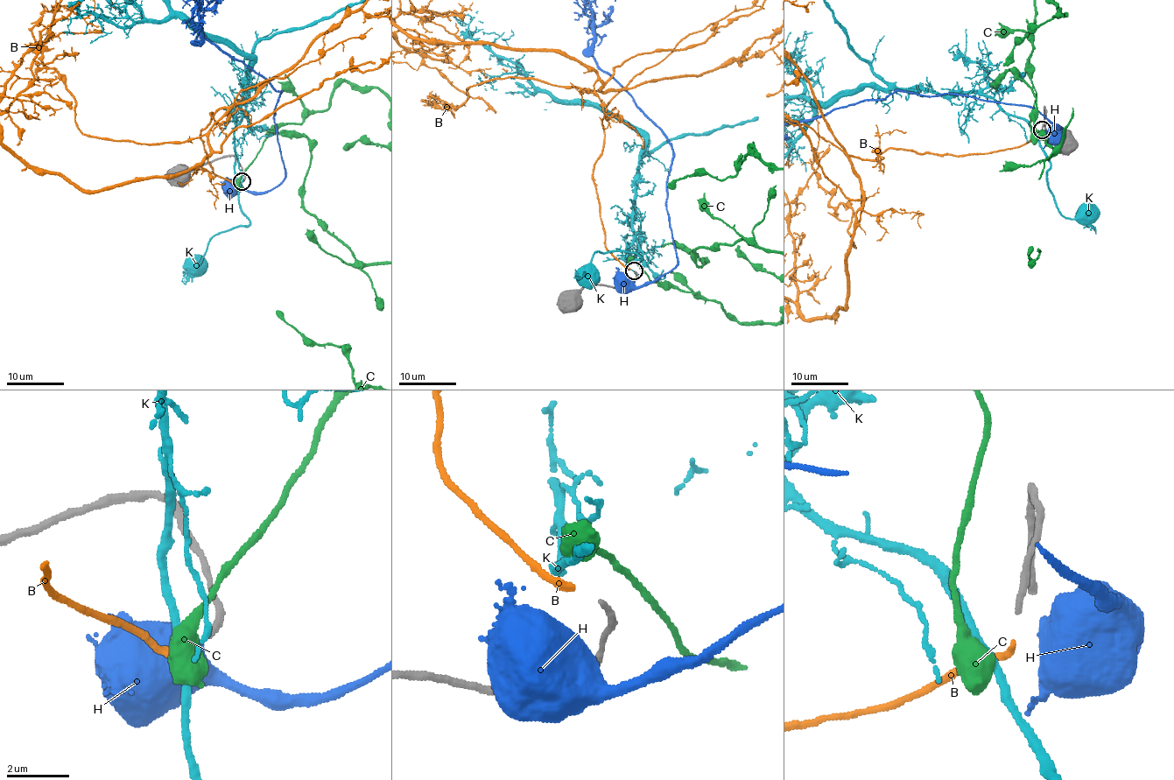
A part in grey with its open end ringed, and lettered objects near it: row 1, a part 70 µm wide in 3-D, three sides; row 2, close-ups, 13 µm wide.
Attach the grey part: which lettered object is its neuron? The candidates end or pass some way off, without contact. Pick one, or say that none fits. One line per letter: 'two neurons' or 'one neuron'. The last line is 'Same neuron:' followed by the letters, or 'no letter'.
B: one neuron
C: two neurons
H: two neurons
K: two neurons
Same neuron: B

